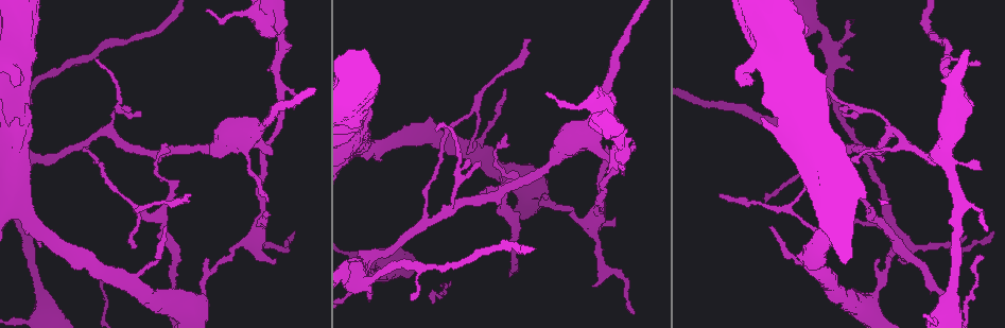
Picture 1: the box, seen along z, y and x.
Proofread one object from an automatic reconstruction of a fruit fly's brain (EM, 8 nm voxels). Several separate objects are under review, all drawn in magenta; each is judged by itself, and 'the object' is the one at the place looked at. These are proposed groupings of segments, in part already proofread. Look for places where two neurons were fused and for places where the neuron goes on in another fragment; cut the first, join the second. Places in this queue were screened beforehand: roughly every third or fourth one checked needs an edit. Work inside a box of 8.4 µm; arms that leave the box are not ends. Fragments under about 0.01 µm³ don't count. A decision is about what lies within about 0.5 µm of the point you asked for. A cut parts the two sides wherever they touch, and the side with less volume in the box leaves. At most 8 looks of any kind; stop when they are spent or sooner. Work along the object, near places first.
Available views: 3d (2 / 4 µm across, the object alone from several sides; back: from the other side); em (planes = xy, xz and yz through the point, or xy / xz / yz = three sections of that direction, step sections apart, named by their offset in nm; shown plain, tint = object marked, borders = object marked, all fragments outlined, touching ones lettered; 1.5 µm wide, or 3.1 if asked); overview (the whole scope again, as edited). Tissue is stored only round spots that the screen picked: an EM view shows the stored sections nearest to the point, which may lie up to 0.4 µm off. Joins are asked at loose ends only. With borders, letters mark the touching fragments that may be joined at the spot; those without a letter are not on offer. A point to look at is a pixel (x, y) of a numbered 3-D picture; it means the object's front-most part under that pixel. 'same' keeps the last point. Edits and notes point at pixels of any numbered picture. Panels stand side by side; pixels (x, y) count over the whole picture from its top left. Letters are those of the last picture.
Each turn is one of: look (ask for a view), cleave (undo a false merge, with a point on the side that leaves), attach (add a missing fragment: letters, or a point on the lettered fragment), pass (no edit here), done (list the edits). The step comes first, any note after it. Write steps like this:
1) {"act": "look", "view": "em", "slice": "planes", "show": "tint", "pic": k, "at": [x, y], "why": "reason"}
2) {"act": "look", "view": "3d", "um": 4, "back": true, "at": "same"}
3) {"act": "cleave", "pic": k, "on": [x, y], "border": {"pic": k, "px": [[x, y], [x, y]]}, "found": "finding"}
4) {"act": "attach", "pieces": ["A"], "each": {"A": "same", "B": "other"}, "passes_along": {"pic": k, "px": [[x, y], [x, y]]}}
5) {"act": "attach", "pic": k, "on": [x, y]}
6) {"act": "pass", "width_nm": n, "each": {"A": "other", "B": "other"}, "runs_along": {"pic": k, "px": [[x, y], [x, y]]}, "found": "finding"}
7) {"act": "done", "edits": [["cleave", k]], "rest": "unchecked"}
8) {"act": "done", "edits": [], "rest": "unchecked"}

{"act": "look", "view": "em", "slice": "yz", "step": 8, "show": "tint", "pic": 1, "at": [271, 28], "why": "free end"}

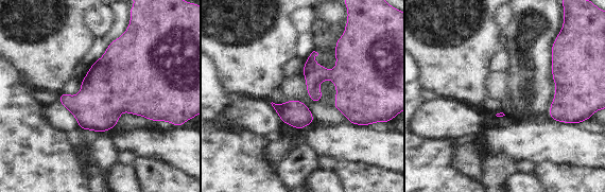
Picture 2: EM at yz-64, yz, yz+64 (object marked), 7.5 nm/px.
{"act": "look", "view": "em", "slice": "planes", "show": "borders", "at": "same"}

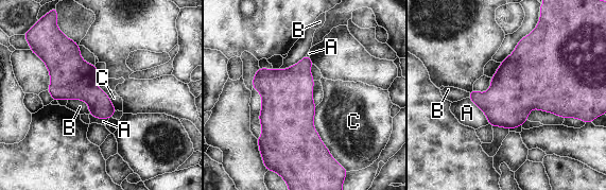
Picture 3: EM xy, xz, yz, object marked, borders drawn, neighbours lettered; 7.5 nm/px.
{"act": "pass", "each": {"A": "other", "B": "other", "C": "other"}, "border": {"pic": 3, "px": [[315, 106], [313, 127], [336, 162]]}, "found": "none of them fits"}

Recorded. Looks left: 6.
{"act": "look", "view": "3d", "um": 2, "pic": 1, "at": [831, 282], "why": "thick turns thin"}

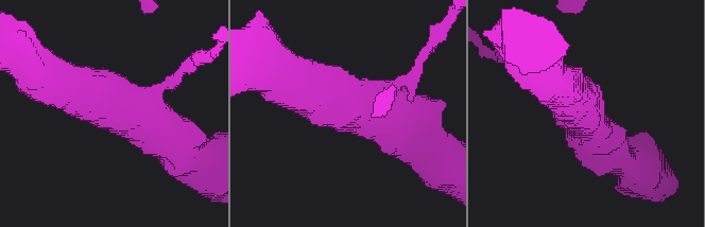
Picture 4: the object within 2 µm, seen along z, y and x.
{"act": "look", "view": "em", "slice": "planes", "show": "tint", "pic": 4, "at": [579, 118], "arms": 3}

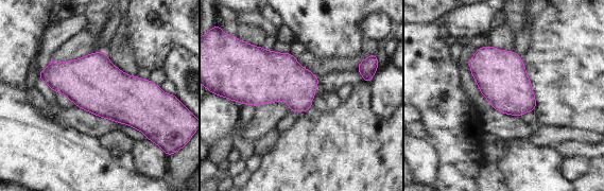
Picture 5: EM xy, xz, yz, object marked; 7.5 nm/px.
{"act": "look", "view": "em", "slice": "planes", "show": "borders", "at": "same", "why": "what lies round it"}

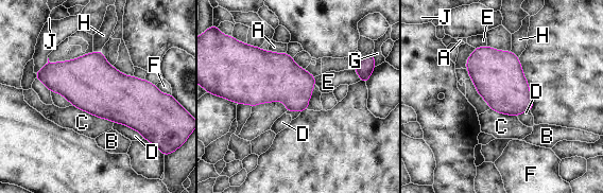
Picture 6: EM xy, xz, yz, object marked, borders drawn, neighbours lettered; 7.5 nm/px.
{"act": "pass", "width_nm": 380, "each": {"A": "other", "B": "other", "C": "other", "D": "other", "E": "other", "F": "other", "G": "other", "H": "other", "J": "other"}, "border": {"pic": 6, "px": [[72, 105], [115, 122]]}, "found": "one neuron here"}

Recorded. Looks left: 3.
{"act": "done", "edits": [], "rest": "unchecked"}

